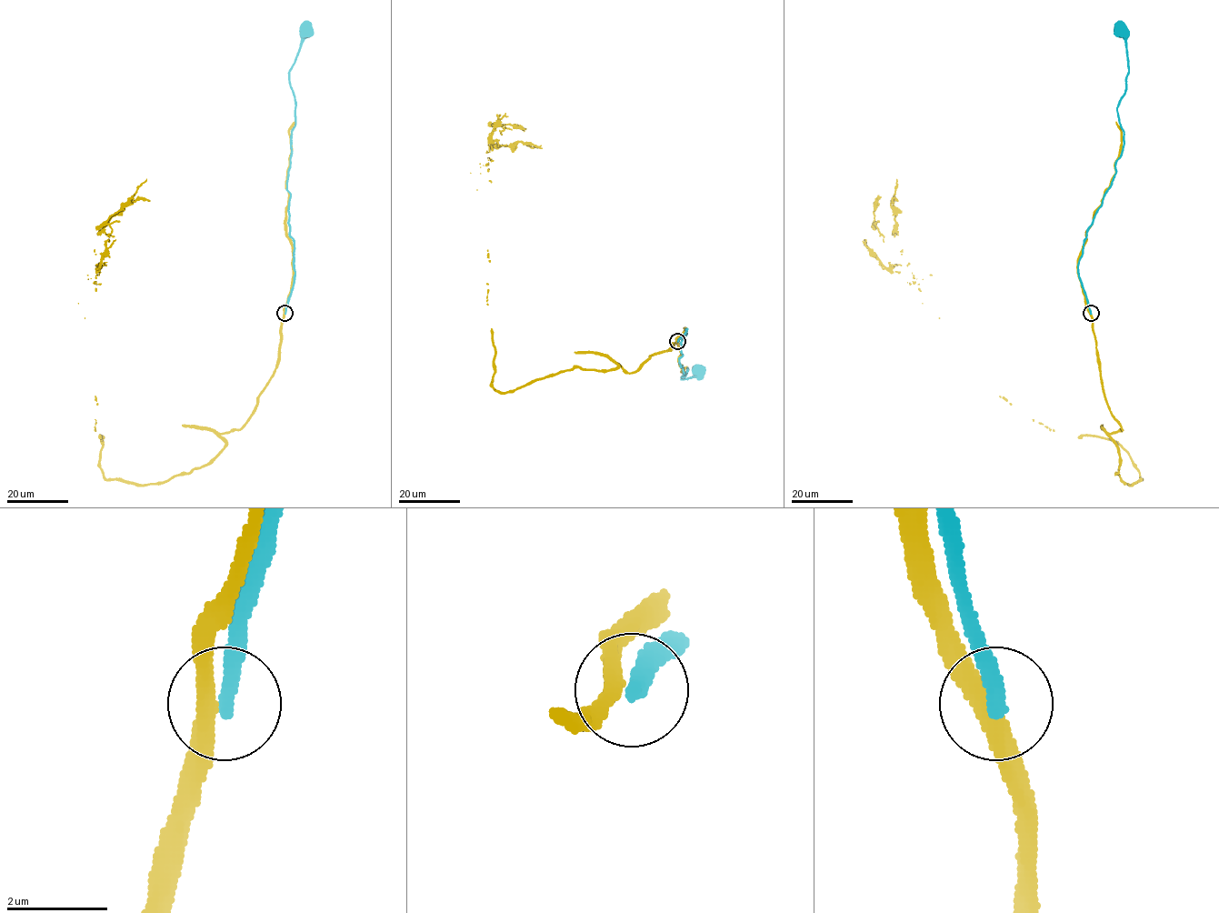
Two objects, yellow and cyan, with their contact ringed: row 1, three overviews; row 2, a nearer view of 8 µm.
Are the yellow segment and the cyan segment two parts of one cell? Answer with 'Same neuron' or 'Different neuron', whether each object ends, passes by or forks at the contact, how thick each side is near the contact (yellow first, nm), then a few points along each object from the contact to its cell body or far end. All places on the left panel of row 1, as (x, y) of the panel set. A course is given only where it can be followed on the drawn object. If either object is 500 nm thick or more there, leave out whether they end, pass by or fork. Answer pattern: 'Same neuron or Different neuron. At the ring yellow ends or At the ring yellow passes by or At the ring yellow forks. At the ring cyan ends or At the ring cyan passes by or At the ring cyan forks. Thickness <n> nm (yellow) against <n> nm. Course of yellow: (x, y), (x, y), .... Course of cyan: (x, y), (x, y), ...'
Different neuron. At the ring yellow passes by. At the ring cyan ends. Thickness 360 nm (yellow) against 320 nm. Course of yellow: (284, 313), (274, 376), (212, 459), (156, 483), (107, 479), (94, 430), (95, 277), (104, 225), (146, 179). Course of cyan: (284, 313), (294, 277), (287, 189), (291, 132), (295, 123), (289, 72), (306, 32)

